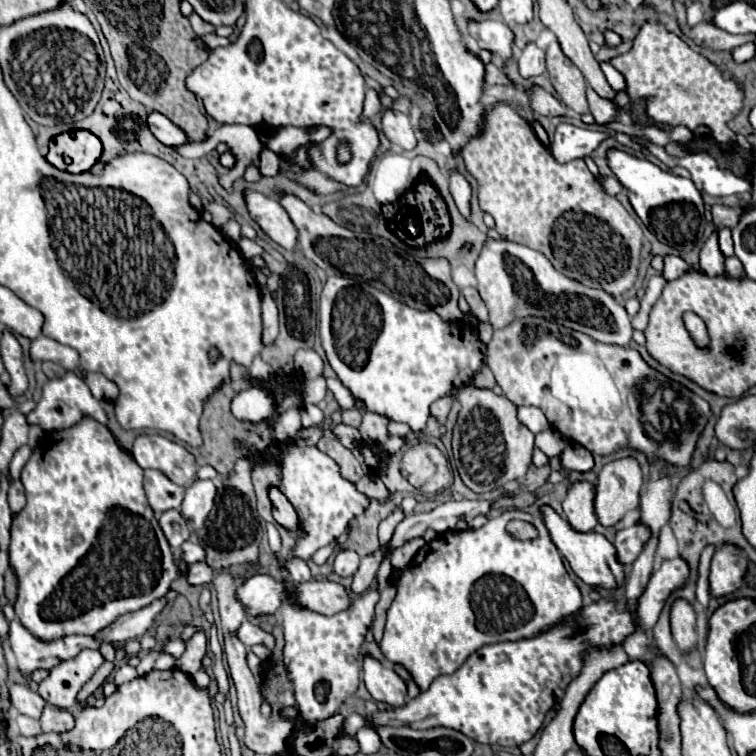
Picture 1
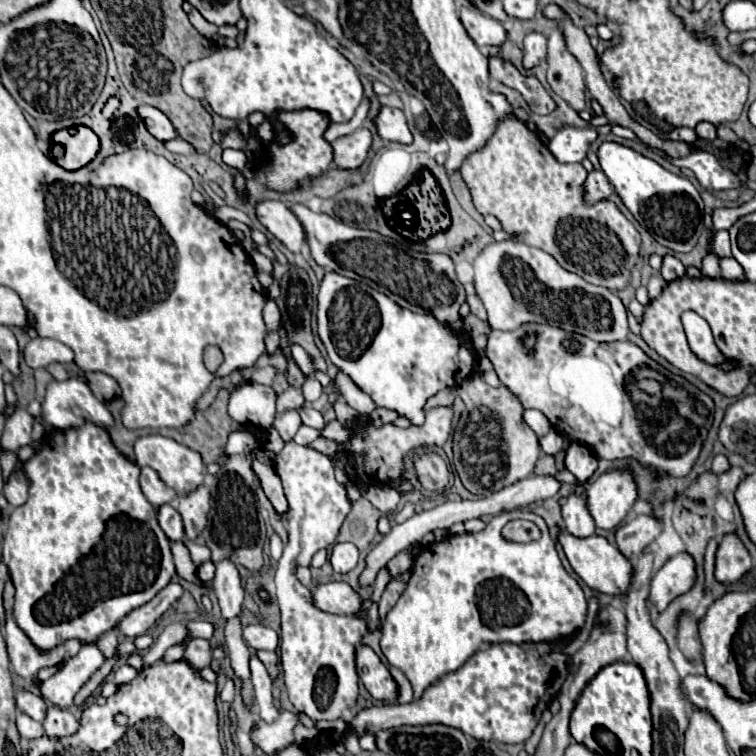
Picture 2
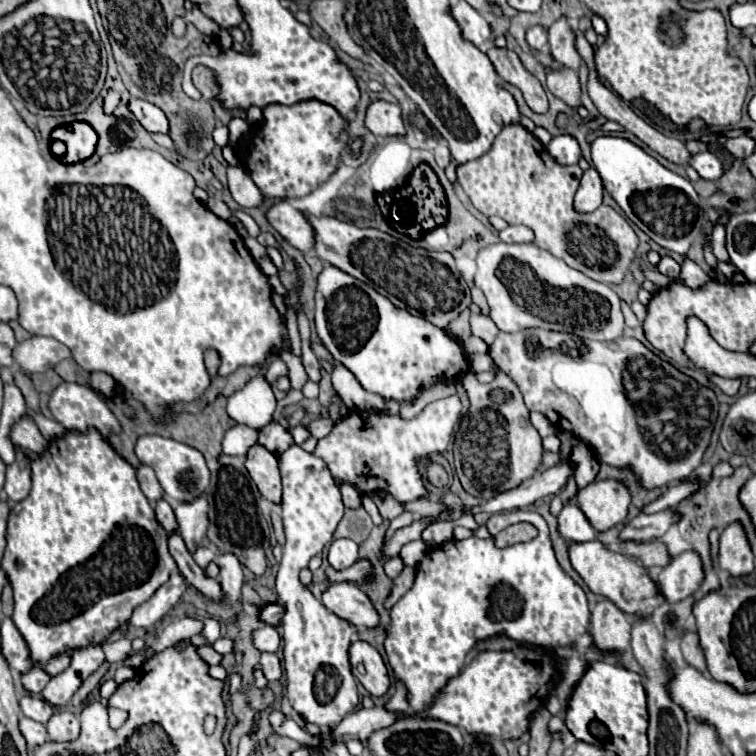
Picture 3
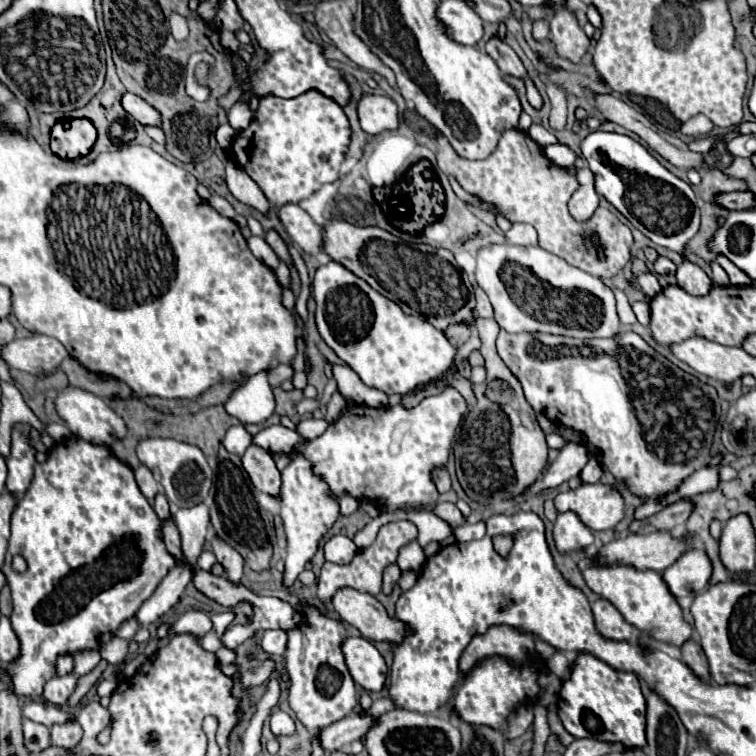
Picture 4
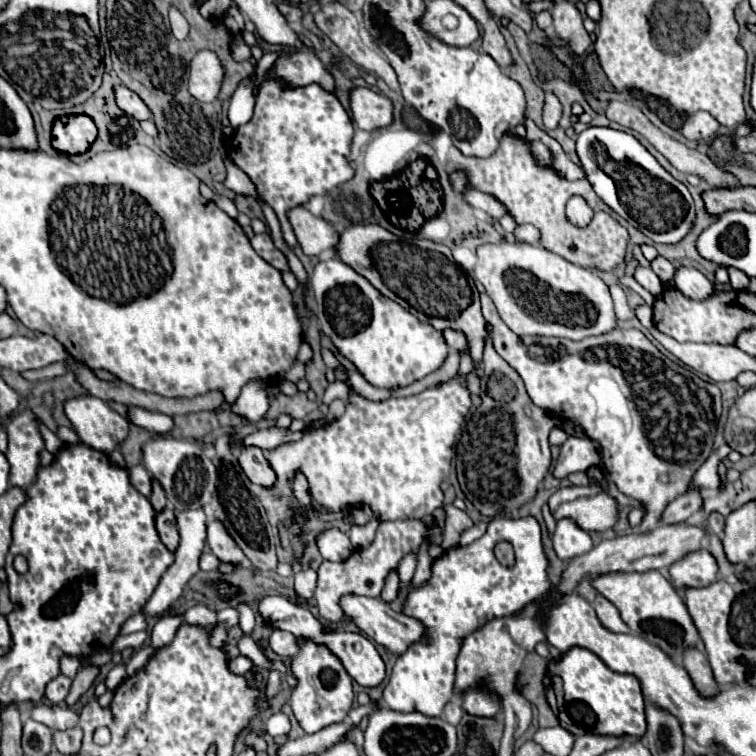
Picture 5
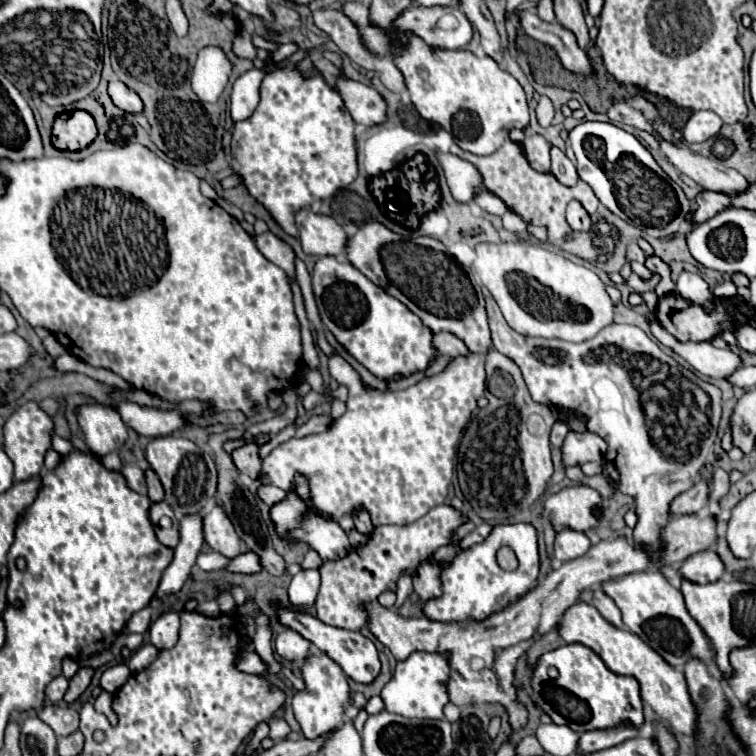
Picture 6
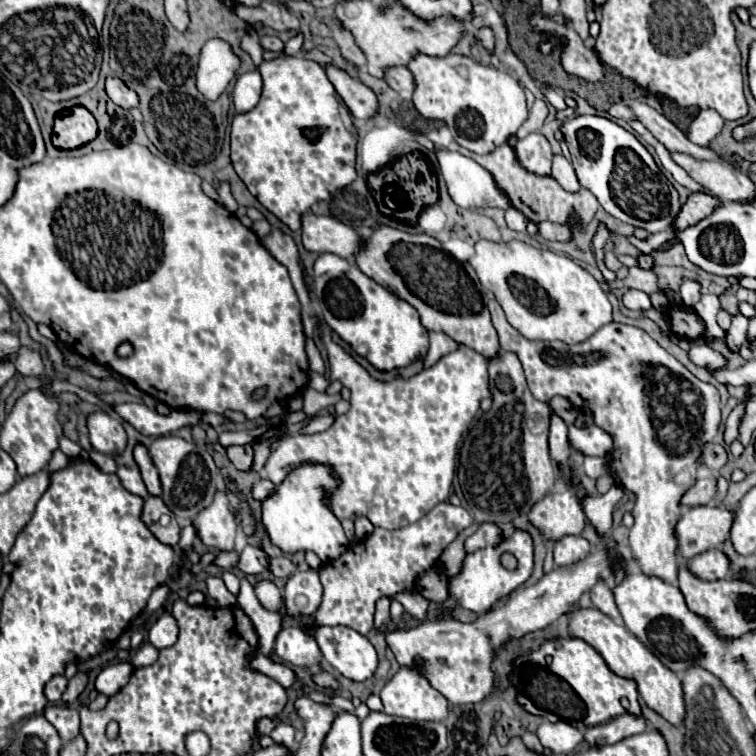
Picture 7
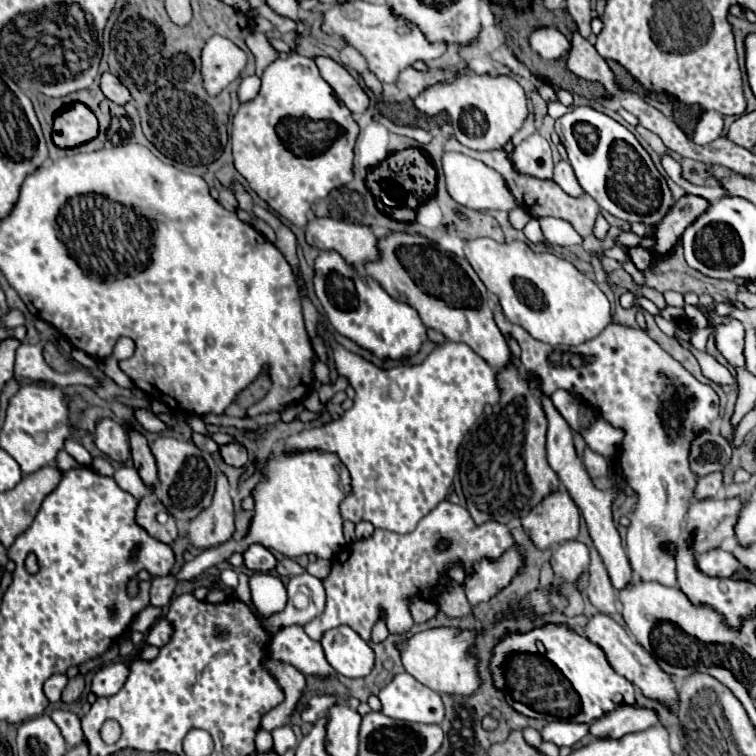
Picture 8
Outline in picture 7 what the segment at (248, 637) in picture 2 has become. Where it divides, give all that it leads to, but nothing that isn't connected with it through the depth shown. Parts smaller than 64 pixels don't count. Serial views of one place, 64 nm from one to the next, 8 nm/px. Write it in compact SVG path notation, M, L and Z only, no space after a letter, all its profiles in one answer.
M294 626L294 628L286 628L280 630L280 634L276 636L276 646L274 646L276 654L294 666L318 666L322 664L322 652L316 644L316 640L308 634L302 632L302 628Z

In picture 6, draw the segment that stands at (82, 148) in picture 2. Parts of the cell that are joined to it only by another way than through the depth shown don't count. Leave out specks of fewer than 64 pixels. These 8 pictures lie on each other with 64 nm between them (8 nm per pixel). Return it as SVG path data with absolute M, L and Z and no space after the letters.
M76 110L64 116L58 116L54 122L52 144L58 150L84 150L96 138L96 124L88 112Z

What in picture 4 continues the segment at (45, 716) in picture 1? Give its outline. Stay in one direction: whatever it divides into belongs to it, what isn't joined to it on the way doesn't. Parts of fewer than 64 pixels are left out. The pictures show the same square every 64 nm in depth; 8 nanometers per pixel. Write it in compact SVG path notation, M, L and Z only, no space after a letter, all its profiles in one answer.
M74 718L66 720L64 724L54 724L50 728L50 740L54 746L74 748L80 742L80 738L82 738L82 728Z

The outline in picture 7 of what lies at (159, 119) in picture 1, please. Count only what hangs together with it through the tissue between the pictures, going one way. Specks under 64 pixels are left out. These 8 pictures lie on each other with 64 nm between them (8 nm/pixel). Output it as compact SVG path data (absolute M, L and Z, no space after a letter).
M108 76L108 78L106 78L106 94L108 94L108 98L110 98L114 104L118 104L118 106L124 108L124 110L136 108L136 106L140 104L136 92L132 92L132 90L130 90L120 78L116 78L116 76Z

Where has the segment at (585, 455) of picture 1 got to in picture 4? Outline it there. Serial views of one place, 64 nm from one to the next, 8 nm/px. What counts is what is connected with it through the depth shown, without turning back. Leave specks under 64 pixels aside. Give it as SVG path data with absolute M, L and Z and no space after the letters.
M590 456L590 458L592 458L592 460L588 460L586 466L584 466L582 472L580 472L580 478L582 478L584 484L586 484L586 482L598 482L600 476L602 476L602 466L600 466L600 462L598 462L594 456Z

